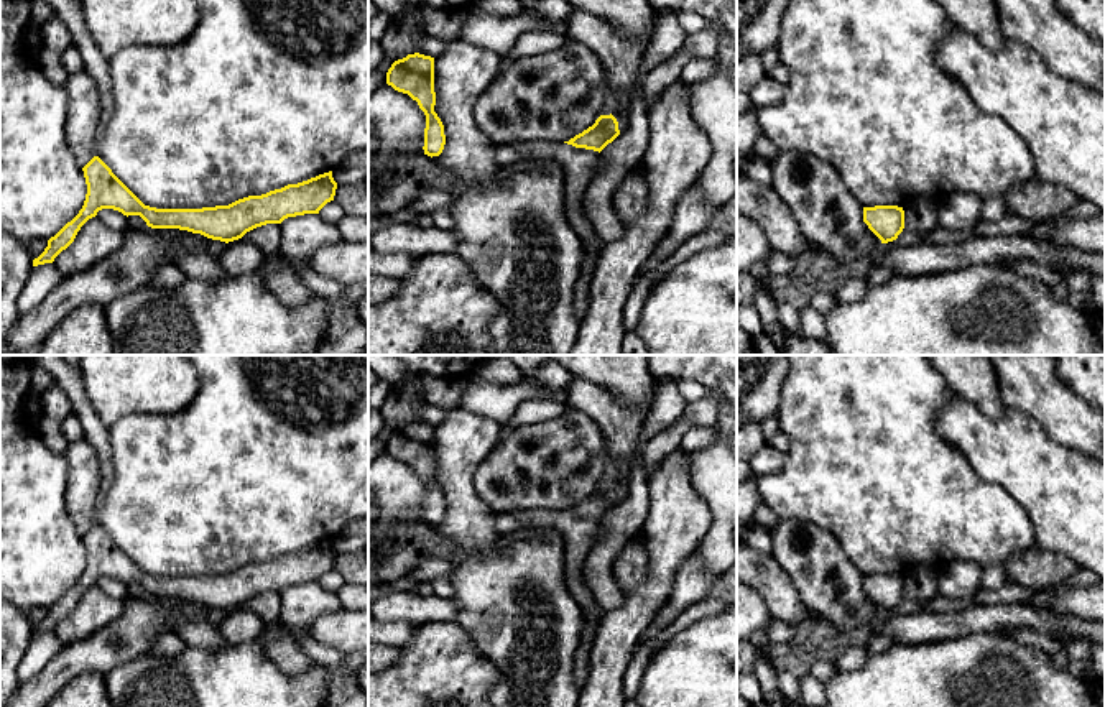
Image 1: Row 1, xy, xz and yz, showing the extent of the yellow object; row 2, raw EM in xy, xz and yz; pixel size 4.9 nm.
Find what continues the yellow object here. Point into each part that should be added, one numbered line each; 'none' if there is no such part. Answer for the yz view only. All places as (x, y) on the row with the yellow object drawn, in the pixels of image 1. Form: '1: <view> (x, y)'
none

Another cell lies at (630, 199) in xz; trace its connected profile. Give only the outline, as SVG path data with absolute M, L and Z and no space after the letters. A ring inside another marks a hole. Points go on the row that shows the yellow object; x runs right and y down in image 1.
M631 169L618 184L612 207L617 217L626 225L641 217L648 204L648 184L640 169Z

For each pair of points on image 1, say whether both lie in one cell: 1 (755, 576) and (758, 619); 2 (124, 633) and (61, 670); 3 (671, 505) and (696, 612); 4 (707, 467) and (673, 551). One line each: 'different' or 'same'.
1: different
2: same
3: different
4: different

